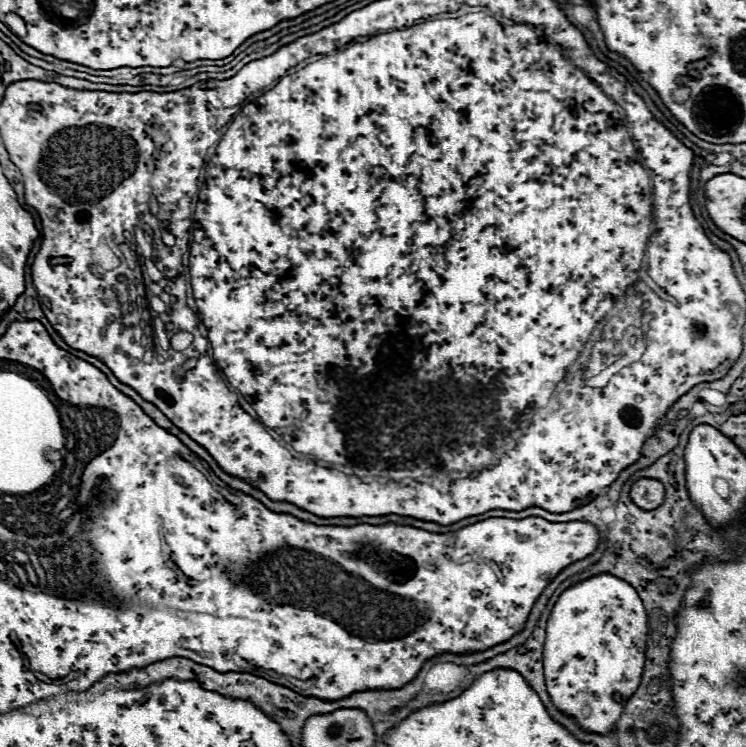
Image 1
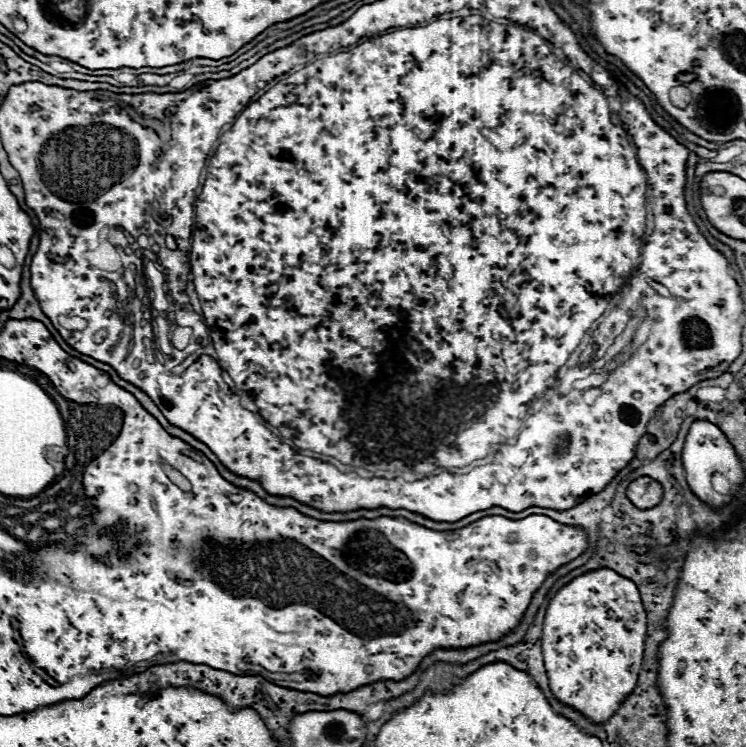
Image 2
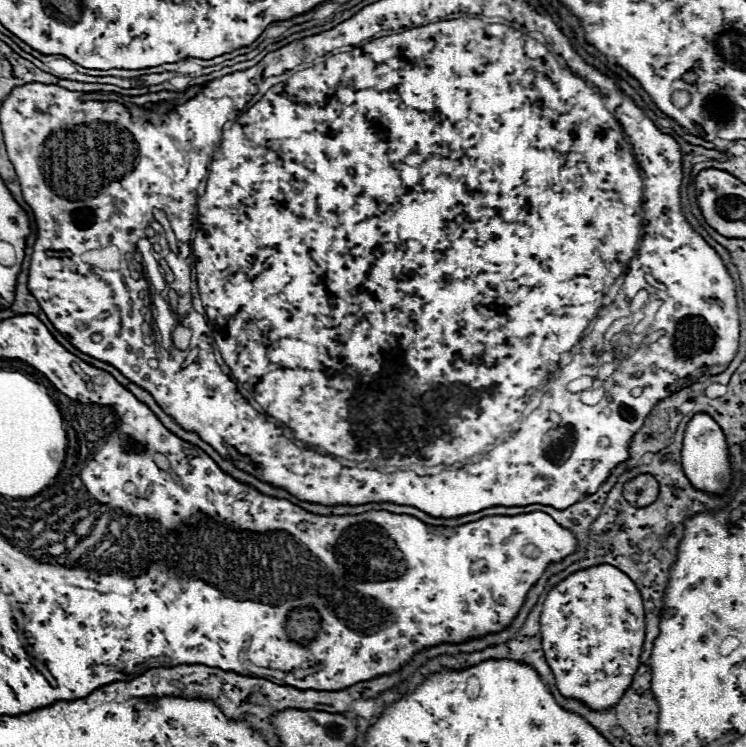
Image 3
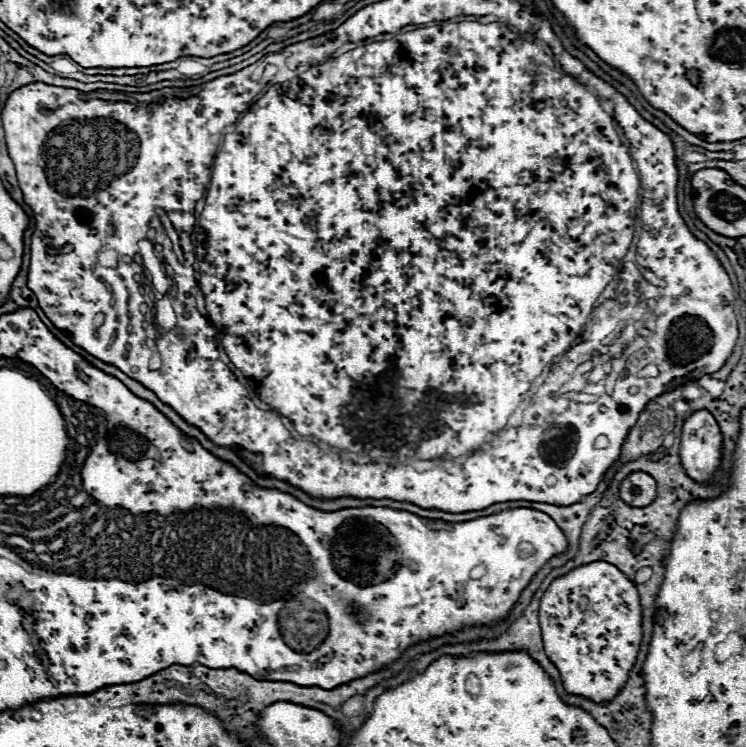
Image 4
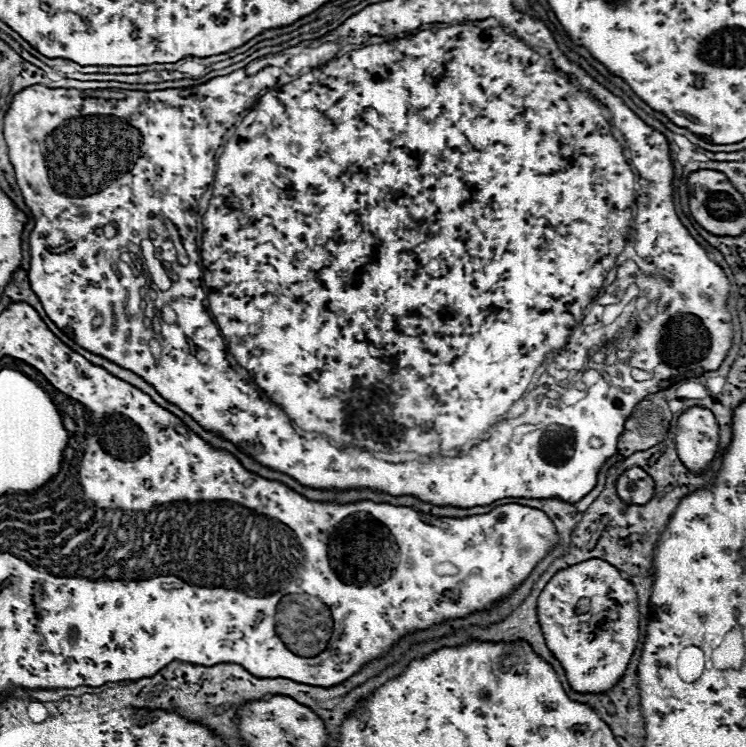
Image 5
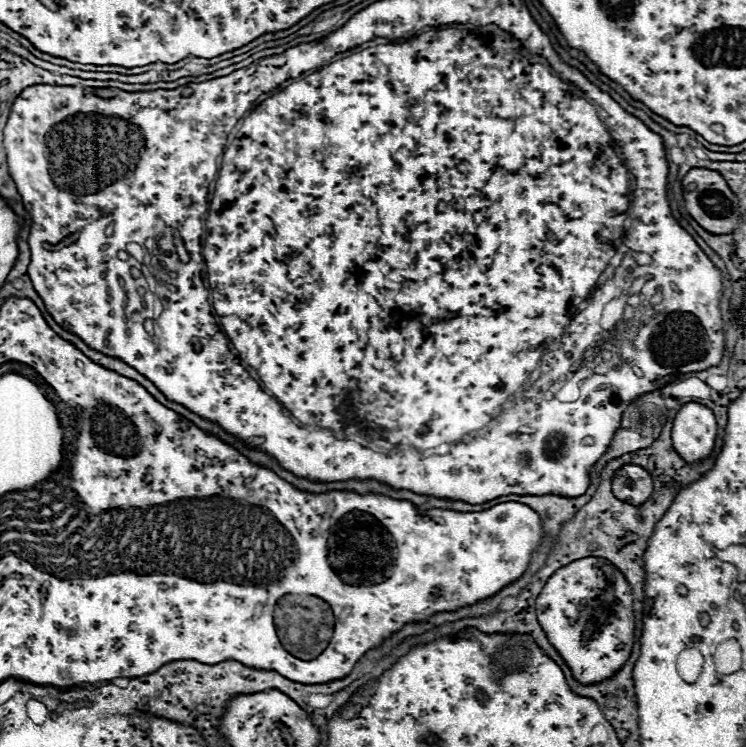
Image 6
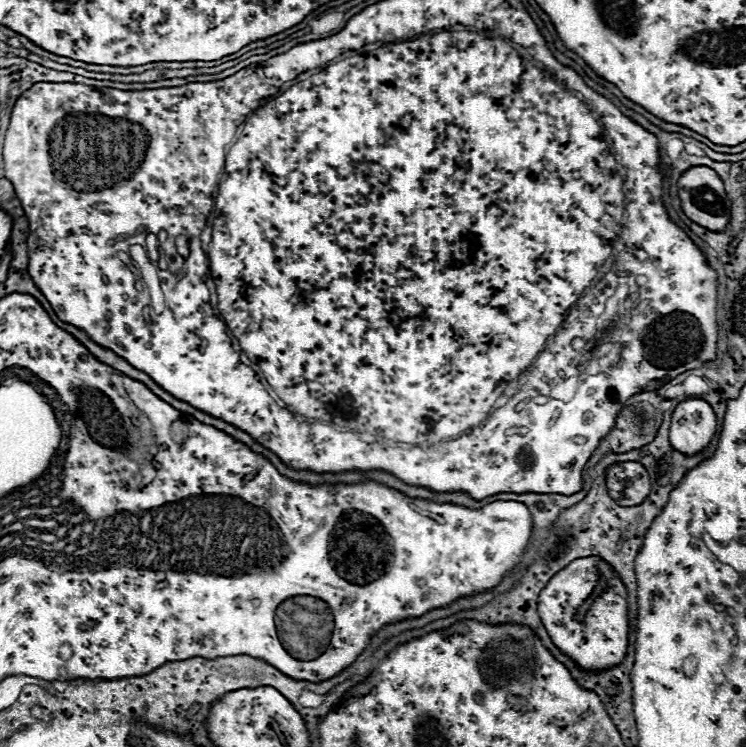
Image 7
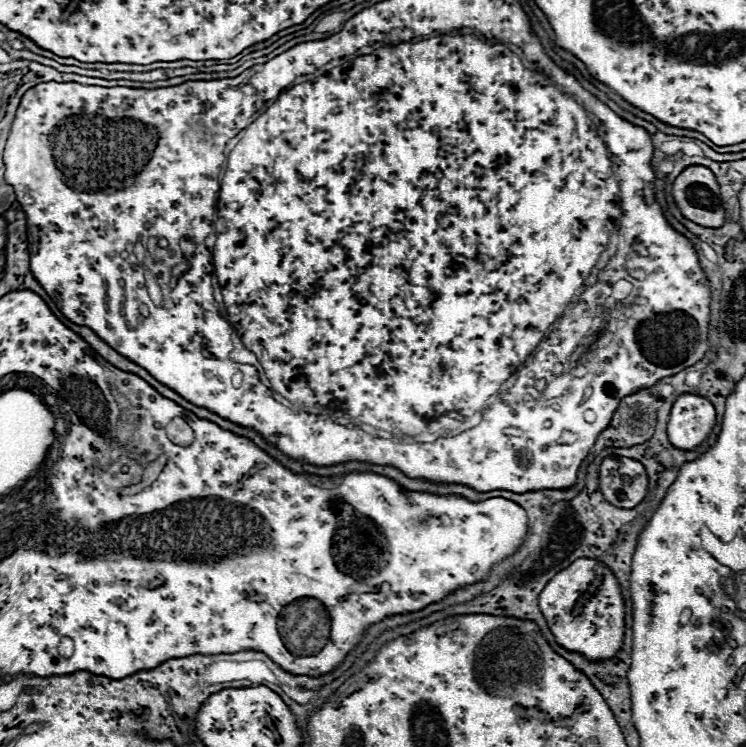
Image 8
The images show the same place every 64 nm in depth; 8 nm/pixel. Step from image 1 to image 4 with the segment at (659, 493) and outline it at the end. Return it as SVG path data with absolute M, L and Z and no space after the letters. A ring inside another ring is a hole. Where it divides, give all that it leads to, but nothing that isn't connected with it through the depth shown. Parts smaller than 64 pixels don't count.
M632 472L620 484L620 498L630 506L648 506L656 496L656 482L646 472Z

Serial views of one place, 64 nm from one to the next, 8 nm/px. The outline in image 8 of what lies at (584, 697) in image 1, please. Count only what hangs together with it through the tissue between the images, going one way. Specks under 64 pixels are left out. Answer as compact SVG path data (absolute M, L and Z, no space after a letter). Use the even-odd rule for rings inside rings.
M578 558L568 568L558 572L540 594L540 610L552 634L556 636L558 644L562 644L564 648L580 652L588 660L604 660L604 658L614 658L618 654L624 638L624 600L616 576L602 562L590 558Z

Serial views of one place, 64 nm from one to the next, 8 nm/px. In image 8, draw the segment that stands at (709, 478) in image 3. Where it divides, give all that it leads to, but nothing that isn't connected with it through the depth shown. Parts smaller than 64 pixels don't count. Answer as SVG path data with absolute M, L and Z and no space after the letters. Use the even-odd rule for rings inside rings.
M682 394L674 402L668 420L668 438L680 450L696 448L716 422L714 406L698 394Z

